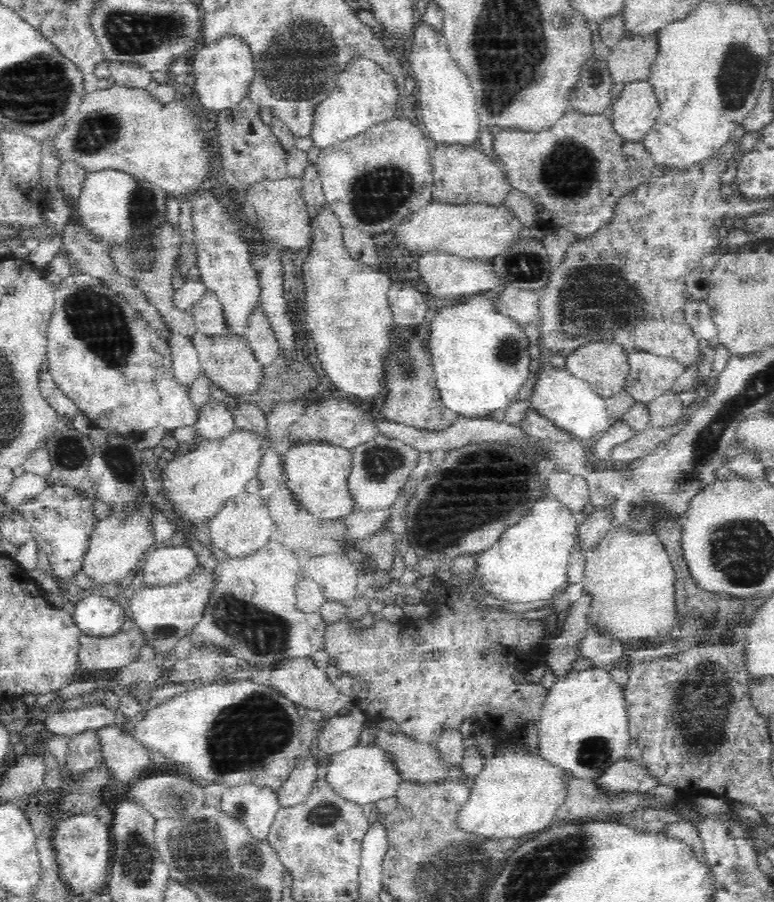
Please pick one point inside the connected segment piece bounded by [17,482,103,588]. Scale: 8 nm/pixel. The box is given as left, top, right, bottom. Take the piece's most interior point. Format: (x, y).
(62, 518)

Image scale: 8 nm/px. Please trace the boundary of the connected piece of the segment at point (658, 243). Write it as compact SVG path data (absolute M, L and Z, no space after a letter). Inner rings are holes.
M729 138L722 146L708 158L700 162L691 164L689 167L674 167L655 163L654 168L649 172L646 181L641 182L635 189L623 194L617 202L616 208L609 216L606 226L601 226L600 230L588 236L577 238L566 251L562 262L555 267L551 267L551 275L548 284L540 292L539 317L537 321L540 330L540 340L549 350L560 350L567 355L571 350L585 342L592 342L596 339L614 339L625 347L627 352L644 351L657 355L668 355L678 359L680 363L686 366L692 366L698 360L698 338L691 331L691 328L683 321L683 308L691 295L686 290L684 278L692 271L700 268L700 260L705 256L714 254L723 242L720 241L719 221L727 216L728 203L726 198L720 193L721 175L732 162L738 162L744 156L744 150L740 146L740 139Z

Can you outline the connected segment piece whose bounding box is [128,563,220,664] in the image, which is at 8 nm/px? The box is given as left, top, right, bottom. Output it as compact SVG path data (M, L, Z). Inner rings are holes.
M198 563L179 583L163 587L143 587L133 594L130 604L129 616L137 623L137 626L144 629L146 641L154 645L154 649L160 654L159 664L166 652L172 650L173 646L184 635L190 635L193 628L204 618L204 612L215 586L218 586L220 574L214 568L206 568Z

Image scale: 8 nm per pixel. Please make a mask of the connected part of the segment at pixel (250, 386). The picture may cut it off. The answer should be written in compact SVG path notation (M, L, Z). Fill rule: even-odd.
M200 329L193 332L193 343L199 354L200 366L205 375L223 390L232 394L251 393L261 388L267 368L258 361L254 349L248 339L240 333L226 333L221 335L206 334Z

